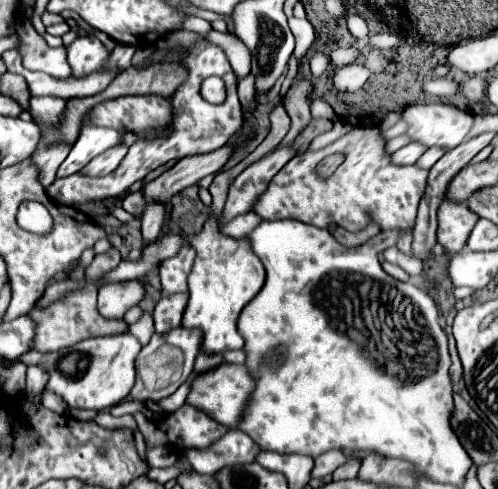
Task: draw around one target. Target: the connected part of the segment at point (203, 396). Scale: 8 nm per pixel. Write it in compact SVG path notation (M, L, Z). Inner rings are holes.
M223 362L213 370L207 370L207 372L201 372L201 374L193 376L185 402L199 408L199 410L203 410L213 420L217 420L217 422L221 422L229 428L235 428L239 424L239 418L243 414L243 408L245 408L253 388L255 388L255 382L253 382L253 378L249 376L249 372L243 364Z

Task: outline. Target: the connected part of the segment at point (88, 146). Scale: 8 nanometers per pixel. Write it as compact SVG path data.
M83 120L81 134L79 134L75 146L71 148L69 156L65 158L65 162L59 166L57 176L61 178L61 176L77 174L91 158L117 146L121 140L123 140L123 136L119 132L113 132L113 128L99 128L99 126L87 124Z

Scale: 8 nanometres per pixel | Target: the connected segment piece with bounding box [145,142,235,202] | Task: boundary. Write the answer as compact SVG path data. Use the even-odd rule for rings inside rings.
M225 144L207 154L195 154L181 158L171 170L161 174L157 180L145 186L145 200L163 200L169 202L173 194L181 192L187 186L193 186L201 178L219 172L231 158L235 144Z

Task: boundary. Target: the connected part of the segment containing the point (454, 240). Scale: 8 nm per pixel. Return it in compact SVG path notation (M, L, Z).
M443 198L441 206L437 210L437 220L439 220L437 240L445 246L447 252L459 252L459 250L463 250L479 216L475 212L471 212L465 202L455 202L455 200Z

